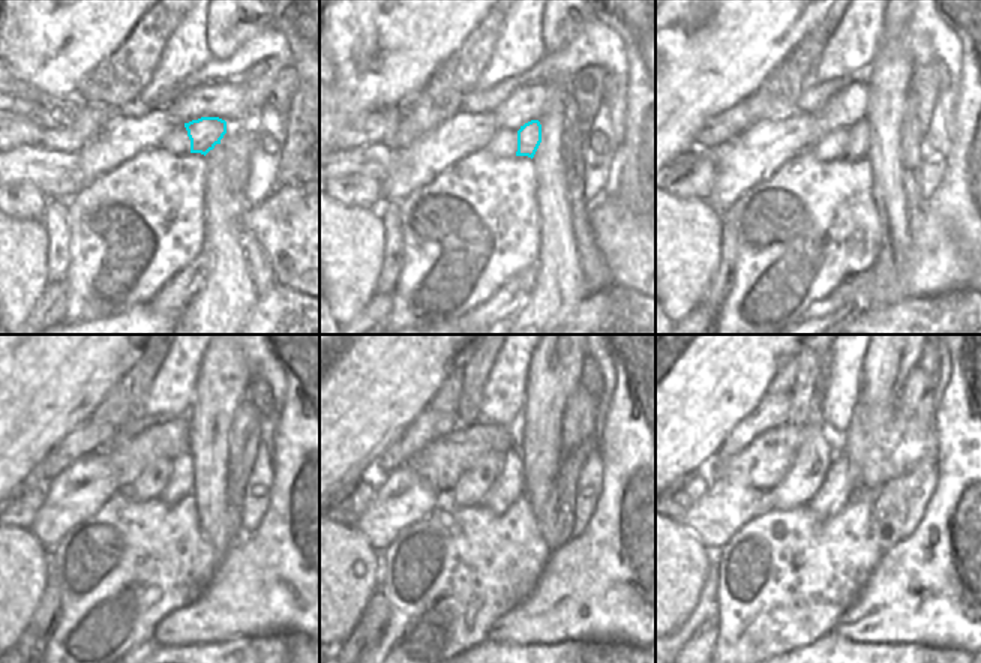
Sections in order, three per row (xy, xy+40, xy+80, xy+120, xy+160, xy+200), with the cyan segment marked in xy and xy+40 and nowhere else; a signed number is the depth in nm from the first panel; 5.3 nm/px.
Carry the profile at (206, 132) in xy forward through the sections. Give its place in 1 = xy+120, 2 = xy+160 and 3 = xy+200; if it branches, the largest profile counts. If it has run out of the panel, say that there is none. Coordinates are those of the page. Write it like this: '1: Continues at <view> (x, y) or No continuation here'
1: Continues at xy+120 (180, 483)
2: Continues at xy+160 (513, 486)
3: Continues at xy+200 (848, 485)

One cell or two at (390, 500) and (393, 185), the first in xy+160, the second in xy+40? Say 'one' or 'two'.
one

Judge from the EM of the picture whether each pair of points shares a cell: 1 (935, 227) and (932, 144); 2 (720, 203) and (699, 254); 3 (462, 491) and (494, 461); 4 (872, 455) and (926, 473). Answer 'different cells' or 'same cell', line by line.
1: different cells
2: different cells
3: same cell
4: different cells

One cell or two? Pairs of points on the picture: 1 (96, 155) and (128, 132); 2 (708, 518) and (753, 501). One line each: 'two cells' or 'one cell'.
1: one cell
2: one cell

